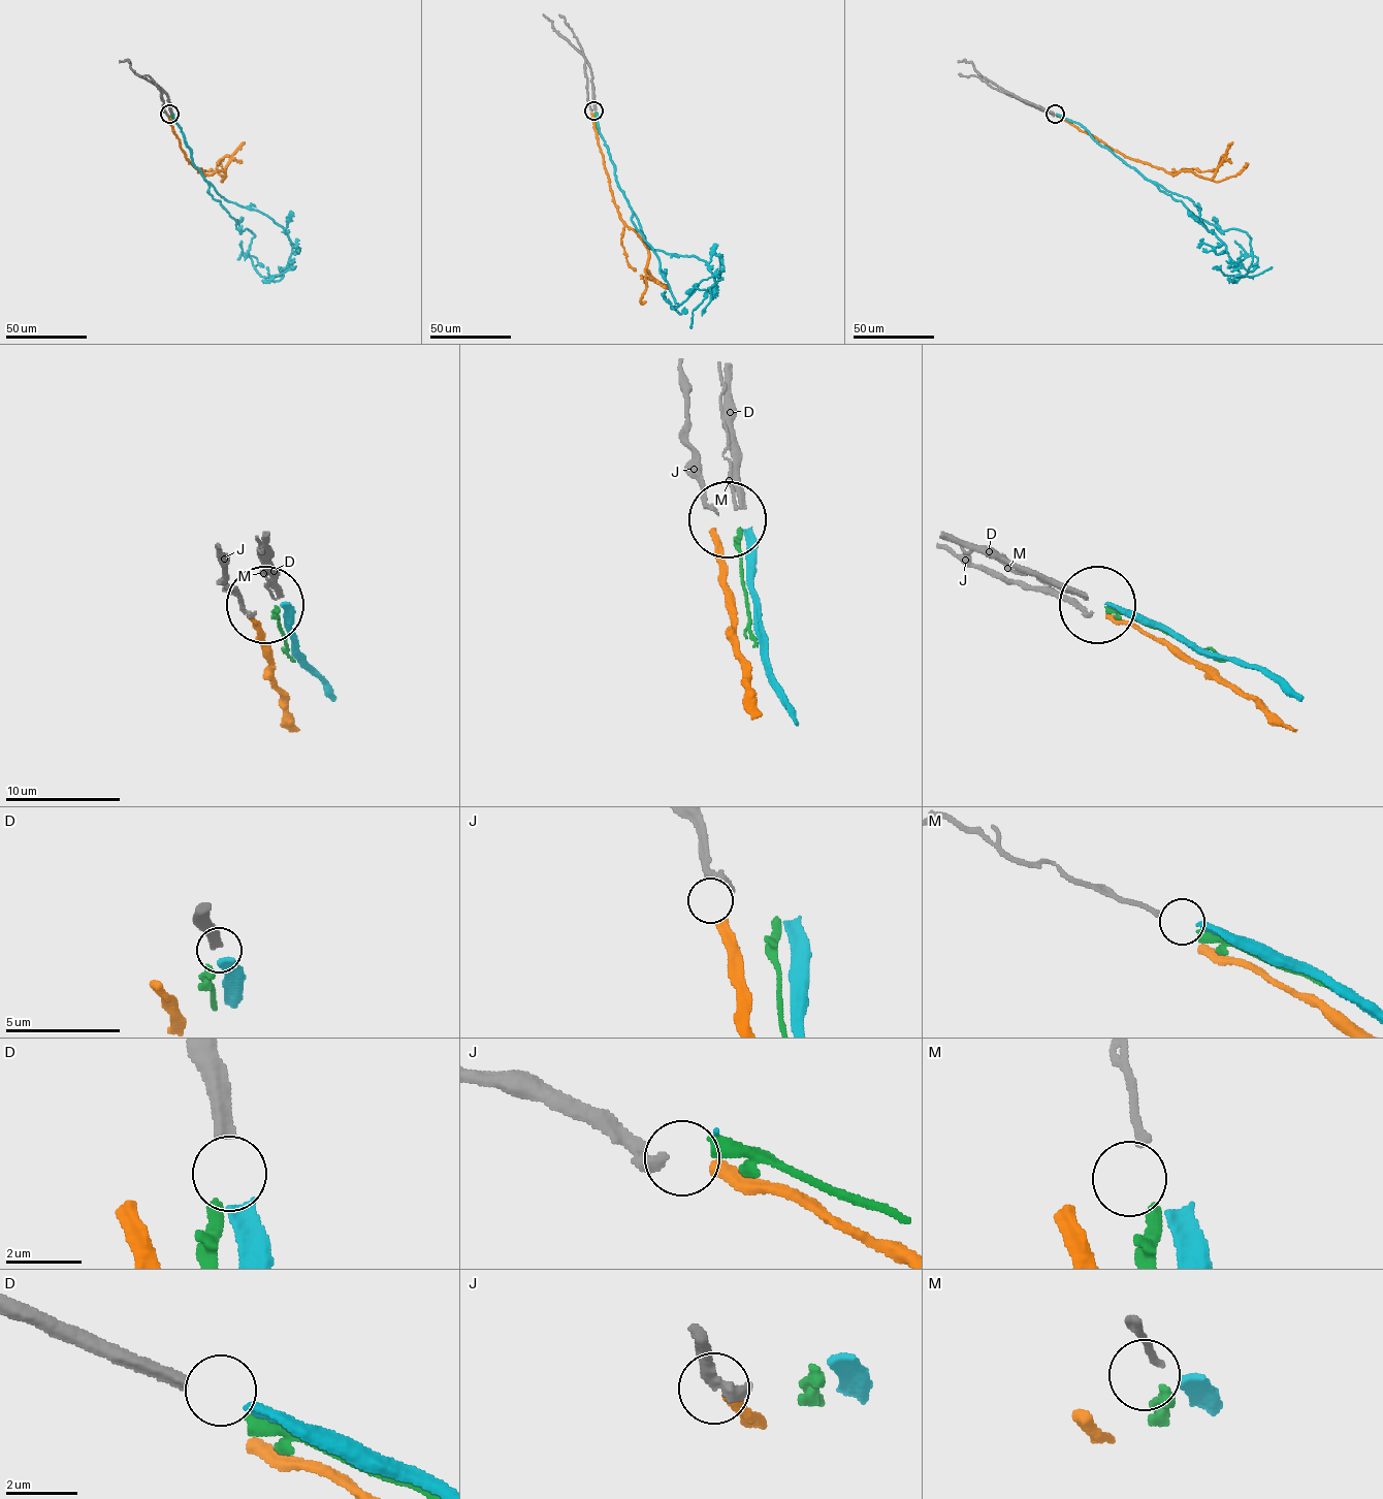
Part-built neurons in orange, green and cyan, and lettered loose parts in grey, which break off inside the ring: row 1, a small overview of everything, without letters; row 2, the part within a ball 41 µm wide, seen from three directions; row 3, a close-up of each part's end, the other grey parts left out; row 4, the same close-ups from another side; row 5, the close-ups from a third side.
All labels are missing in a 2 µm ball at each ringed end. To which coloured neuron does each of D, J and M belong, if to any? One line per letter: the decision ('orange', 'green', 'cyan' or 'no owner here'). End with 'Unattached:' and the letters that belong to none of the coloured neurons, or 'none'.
D: cyan
J: orange
M: green
Unattached: none

